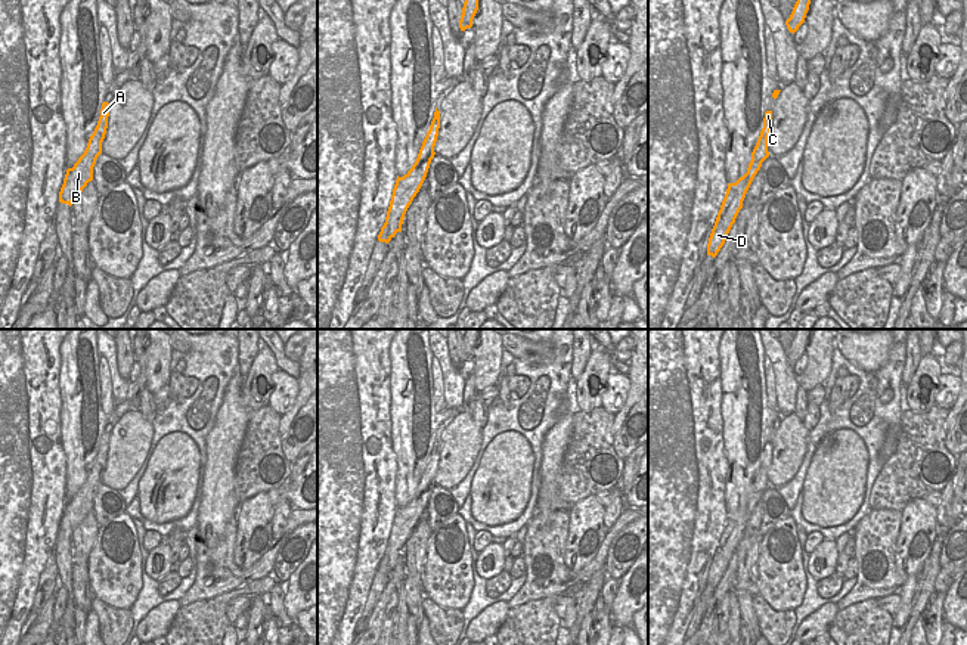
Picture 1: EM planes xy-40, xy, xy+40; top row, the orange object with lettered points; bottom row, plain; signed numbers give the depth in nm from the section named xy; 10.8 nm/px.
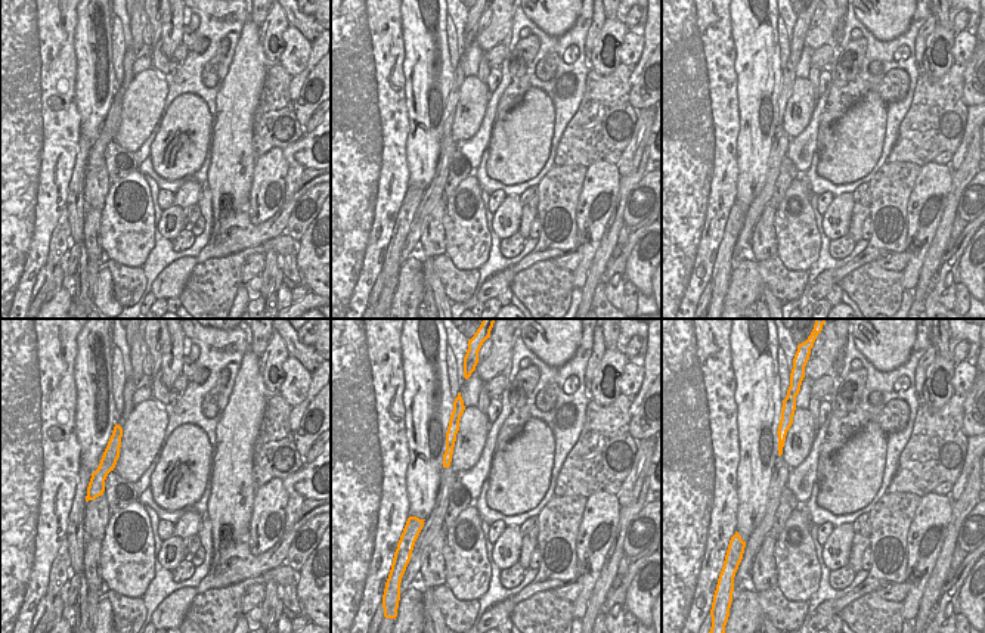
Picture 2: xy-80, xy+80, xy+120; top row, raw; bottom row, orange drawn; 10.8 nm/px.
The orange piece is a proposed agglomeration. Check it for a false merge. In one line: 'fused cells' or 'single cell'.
single cell

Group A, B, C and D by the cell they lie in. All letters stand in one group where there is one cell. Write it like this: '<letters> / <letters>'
A B C D

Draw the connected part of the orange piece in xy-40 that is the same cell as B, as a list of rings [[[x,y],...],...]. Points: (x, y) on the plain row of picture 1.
[[[103,432],[100,447],[93,465],[89,469],[84,484],[72,499],[66,500],[63,515],[59,522],[59,533],[72,536],[72,531],[83,522],[89,512],[93,511],[93,497],[102,484],[102,472],[108,459],[109,434]]]

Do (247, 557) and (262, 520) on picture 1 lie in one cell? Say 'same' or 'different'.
same

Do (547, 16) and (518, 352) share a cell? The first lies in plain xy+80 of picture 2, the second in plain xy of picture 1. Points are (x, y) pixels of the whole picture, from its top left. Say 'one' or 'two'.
one

